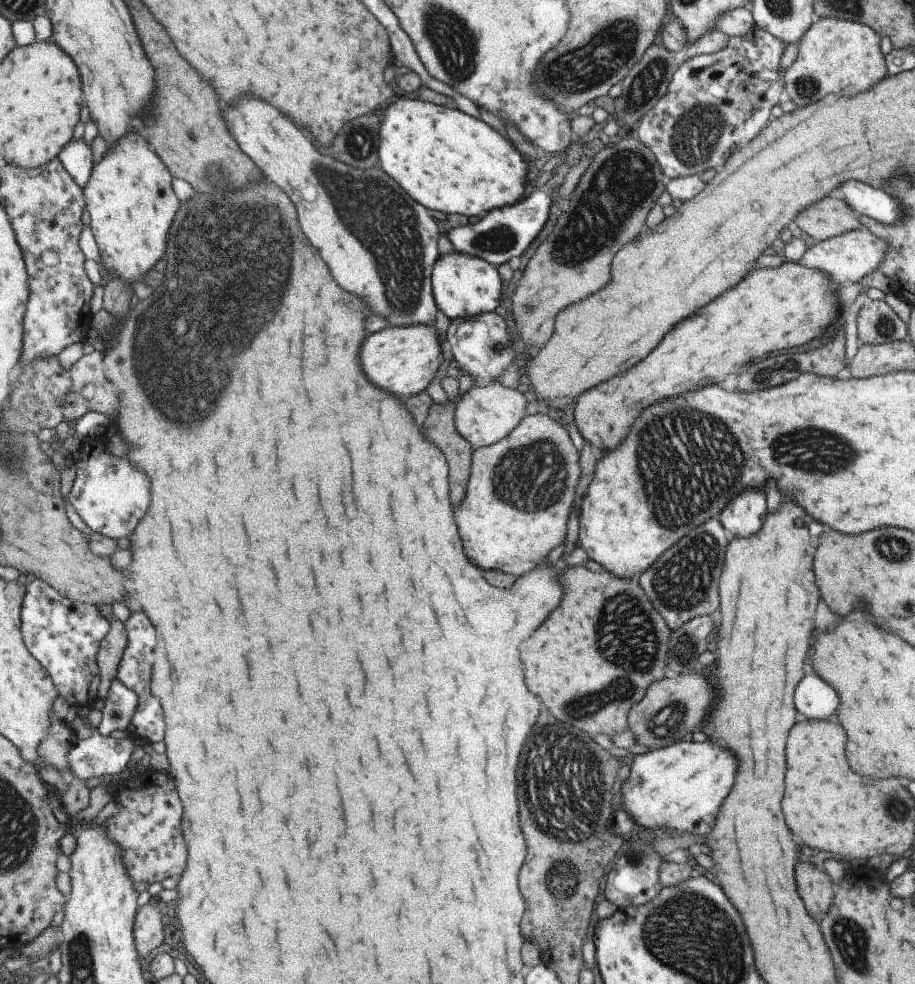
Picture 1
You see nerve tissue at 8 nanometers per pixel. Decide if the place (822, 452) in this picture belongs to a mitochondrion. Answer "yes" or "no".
yes

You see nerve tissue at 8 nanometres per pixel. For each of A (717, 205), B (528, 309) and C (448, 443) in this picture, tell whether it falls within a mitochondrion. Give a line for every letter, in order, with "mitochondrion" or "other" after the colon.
A: other
B: mitochondrion
C: other

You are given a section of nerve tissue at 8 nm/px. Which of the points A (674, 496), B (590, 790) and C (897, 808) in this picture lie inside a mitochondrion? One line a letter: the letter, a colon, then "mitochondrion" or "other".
A: mitochondrion
B: mitochondrion
C: mitochondrion

